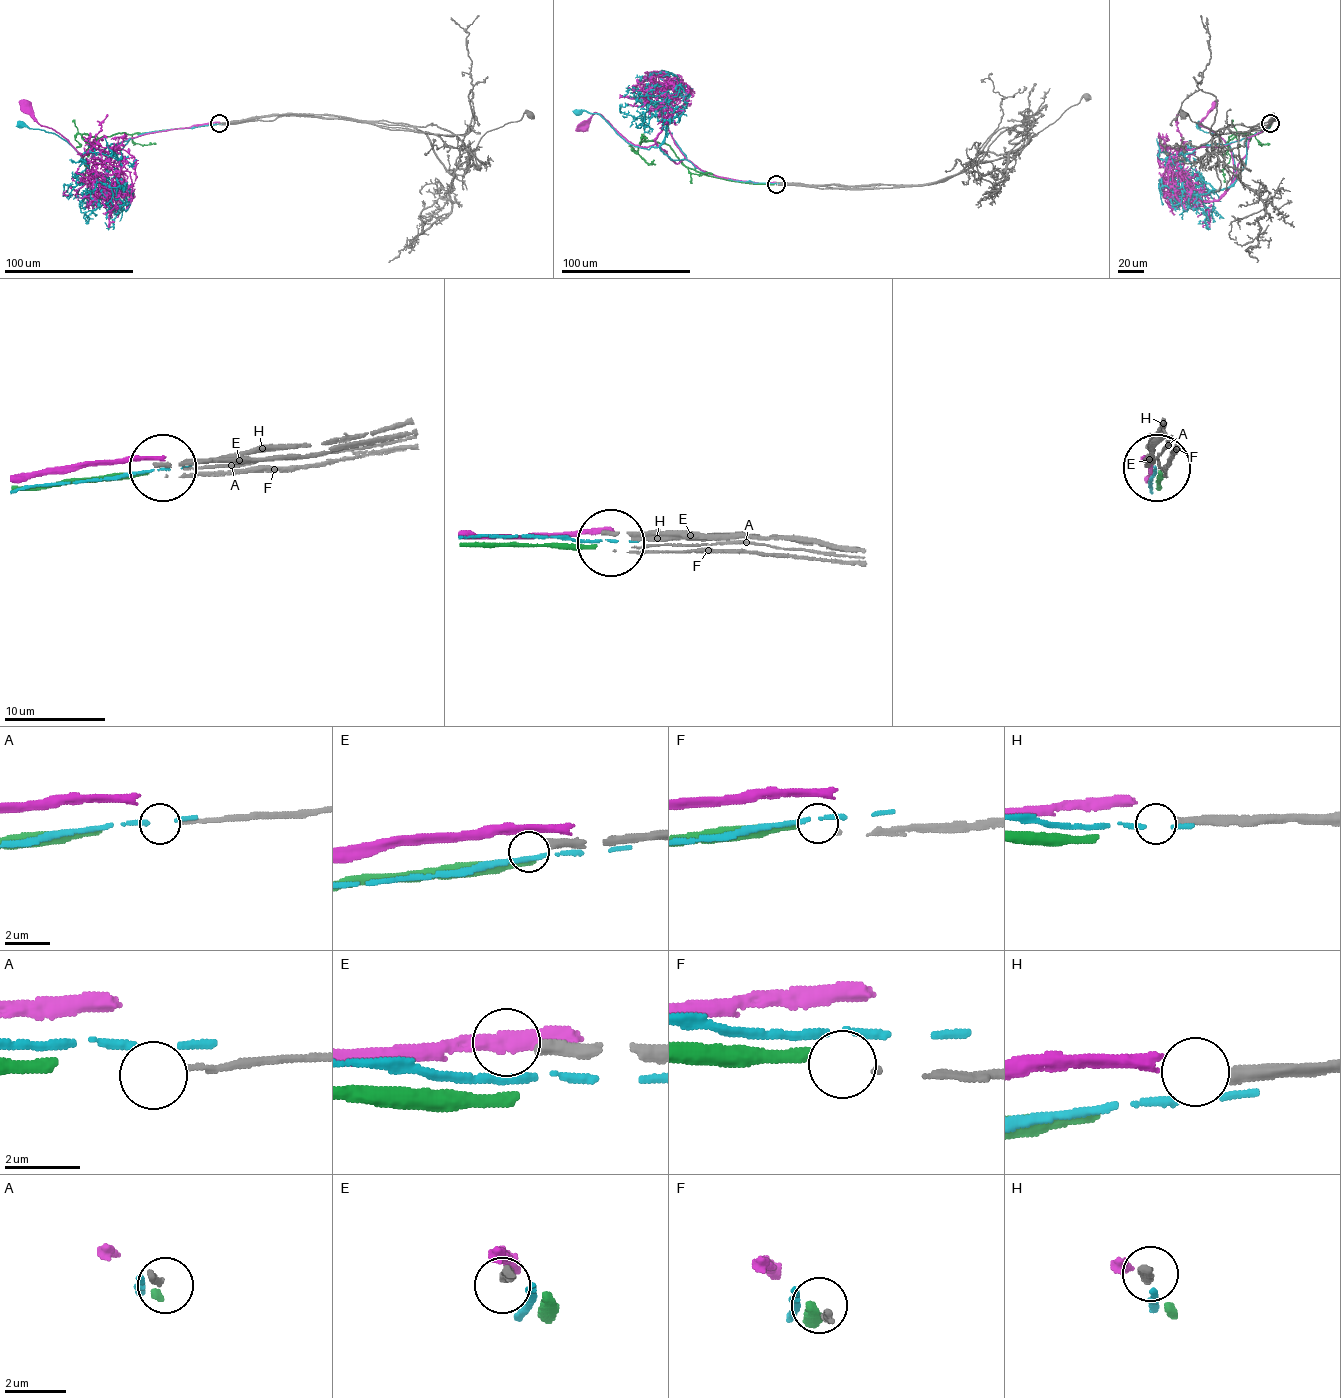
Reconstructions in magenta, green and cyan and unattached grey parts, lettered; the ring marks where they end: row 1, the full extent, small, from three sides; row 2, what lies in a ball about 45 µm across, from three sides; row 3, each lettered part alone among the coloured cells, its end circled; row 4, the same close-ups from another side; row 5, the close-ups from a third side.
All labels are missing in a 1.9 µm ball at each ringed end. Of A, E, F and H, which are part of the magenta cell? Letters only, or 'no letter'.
no letter

